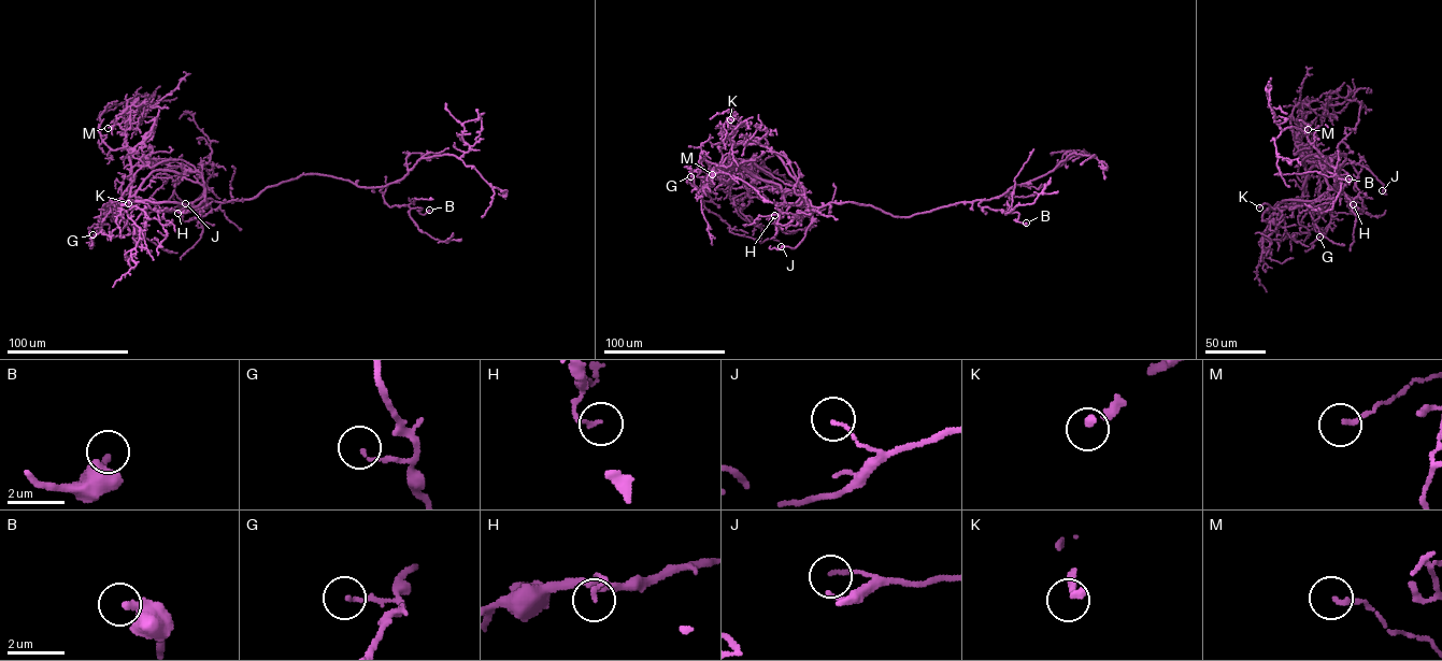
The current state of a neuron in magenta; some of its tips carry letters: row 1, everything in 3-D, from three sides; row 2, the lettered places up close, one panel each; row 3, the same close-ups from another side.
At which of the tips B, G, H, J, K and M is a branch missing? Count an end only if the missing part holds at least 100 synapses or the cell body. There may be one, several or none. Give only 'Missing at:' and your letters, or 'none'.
Missing at: K

